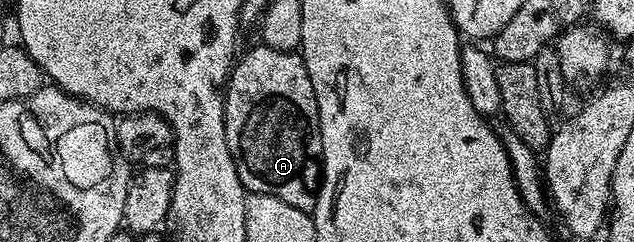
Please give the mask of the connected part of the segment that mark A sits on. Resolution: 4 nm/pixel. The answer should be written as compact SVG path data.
M265 45L257 46L252 48L251 51L244 52L243 55L241 52L240 58L235 62L230 78L224 88L226 96L226 140L228 141L228 149L234 158L236 173L240 173L240 181L247 192L280 197L282 201L288 201L288 205L296 205L296 209L313 212L318 200L318 189L322 182L322 130L318 124L318 106L312 89L312 81L308 77L306 62L302 60L301 54L294 51L281 51L278 48Z

